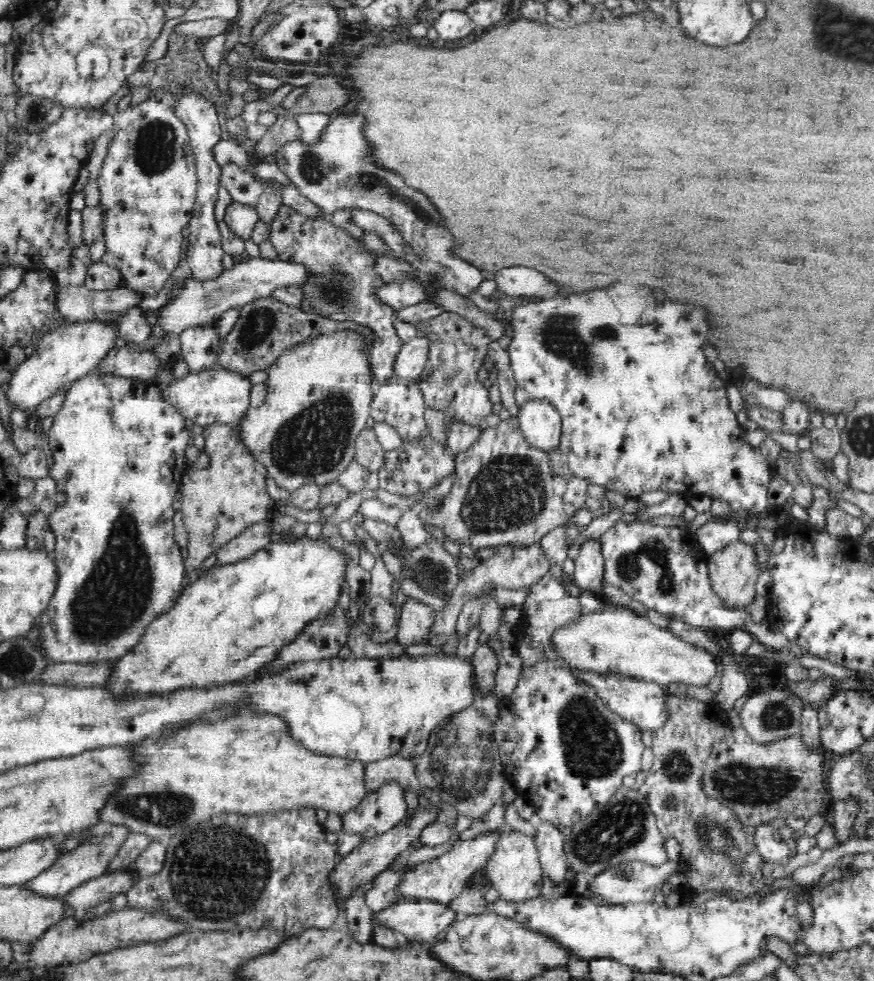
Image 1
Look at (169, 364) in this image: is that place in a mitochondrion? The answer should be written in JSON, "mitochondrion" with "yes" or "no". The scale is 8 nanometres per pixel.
{"mitochondrion":"yes"}

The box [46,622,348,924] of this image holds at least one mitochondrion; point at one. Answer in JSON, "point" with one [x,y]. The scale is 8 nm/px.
{"point":[165,809]}

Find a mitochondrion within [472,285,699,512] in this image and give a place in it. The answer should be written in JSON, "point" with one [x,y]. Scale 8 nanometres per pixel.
{"point":[561,336]}

